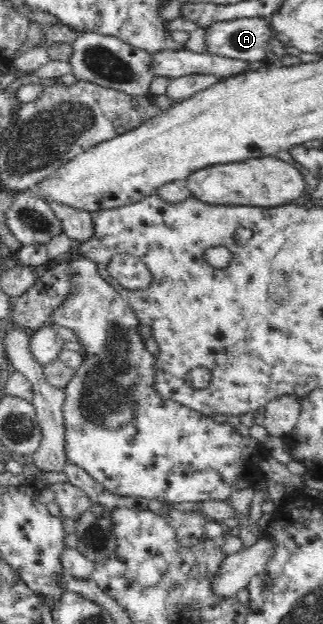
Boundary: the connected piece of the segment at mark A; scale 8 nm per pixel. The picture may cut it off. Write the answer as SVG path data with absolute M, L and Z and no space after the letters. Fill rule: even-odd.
M236 18L214 22L205 29L203 44L208 54L264 62L270 51L272 28L265 18Z

